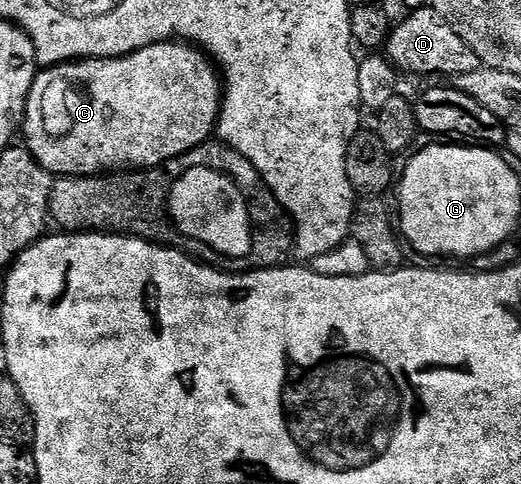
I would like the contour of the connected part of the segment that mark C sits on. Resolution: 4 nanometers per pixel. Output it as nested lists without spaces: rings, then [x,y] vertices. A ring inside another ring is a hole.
[[[173,40],[171,42],[159,42],[158,44],[152,44],[146,48],[142,48],[138,52],[133,54],[127,54],[121,58],[86,58],[79,62],[66,62],[62,66],[49,66],[47,68],[41,69],[37,73],[34,84],[32,85],[32,91],[28,97],[28,107],[24,113],[24,121],[22,123],[22,138],[24,134],[26,147],[33,154],[33,158],[46,169],[53,176],[63,176],[66,178],[90,178],[93,176],[104,176],[109,172],[135,172],[137,170],[150,170],[153,168],[159,168],[164,165],[164,163],[174,160],[175,158],[181,158],[186,152],[190,152],[194,147],[200,146],[204,142],[209,141],[213,137],[214,131],[217,129],[218,123],[220,121],[220,103],[222,101],[222,78],[218,73],[217,67],[214,65],[211,58],[204,53],[203,50],[197,48],[195,45],[189,44],[183,40]]]

